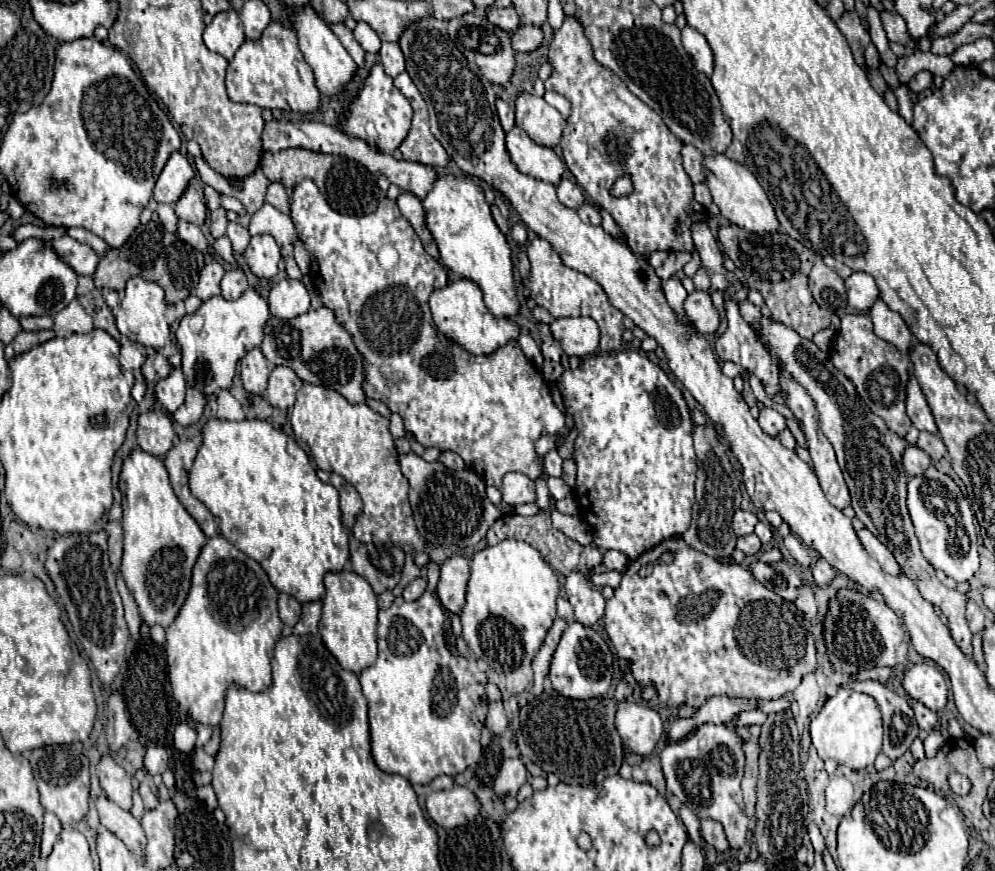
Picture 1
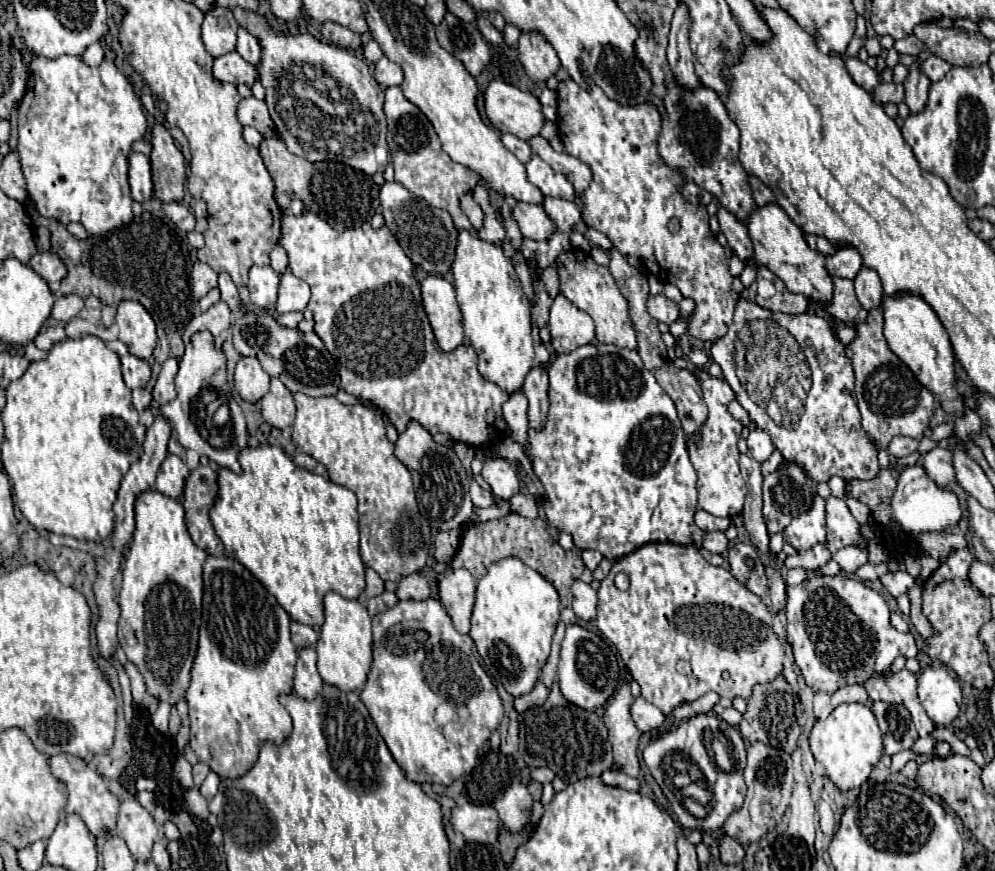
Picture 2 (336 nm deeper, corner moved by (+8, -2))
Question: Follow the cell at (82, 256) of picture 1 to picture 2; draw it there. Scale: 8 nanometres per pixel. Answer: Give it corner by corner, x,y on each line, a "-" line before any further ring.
35,253
33,259
29,261
29,265
37,275
41,275
51,285
61,283
61,279
67,275
65,265
61,263
61,259
55,253

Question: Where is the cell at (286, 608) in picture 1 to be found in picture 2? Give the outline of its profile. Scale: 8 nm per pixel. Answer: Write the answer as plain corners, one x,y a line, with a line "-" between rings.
297,621
291,623
291,641
297,649
303,649
303,647
315,647
317,643
317,631
313,627
307,627
307,625
301,625

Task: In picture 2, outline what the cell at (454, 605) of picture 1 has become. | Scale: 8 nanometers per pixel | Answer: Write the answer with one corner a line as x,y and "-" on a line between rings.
447,569
445,577
439,581
441,603
459,633
469,633
471,629
475,589
477,579
465,569

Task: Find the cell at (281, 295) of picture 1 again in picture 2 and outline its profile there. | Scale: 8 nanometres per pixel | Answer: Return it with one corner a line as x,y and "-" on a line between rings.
285,271
281,275
281,285
279,285
279,299
277,299
277,313
289,313
289,311
303,311
309,303
309,285
295,277
291,271

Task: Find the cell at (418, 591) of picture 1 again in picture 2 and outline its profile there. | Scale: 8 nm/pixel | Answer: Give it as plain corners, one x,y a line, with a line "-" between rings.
413,573
407,575
405,579
399,581
399,589
397,589
397,597
401,601
425,601
429,599
429,583
423,575

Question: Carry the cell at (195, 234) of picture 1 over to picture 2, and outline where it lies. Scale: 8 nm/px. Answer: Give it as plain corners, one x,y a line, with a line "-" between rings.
219,273
219,289
221,289
221,299
231,307
231,311
241,309
241,297
235,287
235,283
229,279
229,275

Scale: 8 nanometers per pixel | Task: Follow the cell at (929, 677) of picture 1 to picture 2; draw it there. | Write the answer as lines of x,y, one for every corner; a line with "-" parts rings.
925,667
919,673
919,699
939,727
949,727
959,715
961,687
945,667

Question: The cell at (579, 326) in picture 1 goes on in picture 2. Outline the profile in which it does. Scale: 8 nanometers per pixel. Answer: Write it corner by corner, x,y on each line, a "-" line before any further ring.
557,295
551,305
551,343
557,353
569,353
595,341
595,323
589,313
577,309
565,295

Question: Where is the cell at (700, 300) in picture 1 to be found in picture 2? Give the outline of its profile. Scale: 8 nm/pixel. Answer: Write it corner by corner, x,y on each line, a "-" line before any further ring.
649,295
647,309
653,319
667,323
667,325
671,325
673,321
679,319
679,305
669,301
665,295

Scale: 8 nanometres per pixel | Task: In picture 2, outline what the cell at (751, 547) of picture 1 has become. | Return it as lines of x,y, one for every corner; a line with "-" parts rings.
707,531
707,533
703,535
703,543
701,543
701,545
703,545
707,551
723,553
723,551
727,549
729,541
727,541
725,533
721,533
721,531

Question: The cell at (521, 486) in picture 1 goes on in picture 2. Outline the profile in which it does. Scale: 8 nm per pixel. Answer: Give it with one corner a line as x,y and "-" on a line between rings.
497,457
497,459
487,459
483,463
481,469
481,477
491,485
491,491
509,501
515,493
519,493
519,479
517,479
517,471
511,463
507,463
505,459

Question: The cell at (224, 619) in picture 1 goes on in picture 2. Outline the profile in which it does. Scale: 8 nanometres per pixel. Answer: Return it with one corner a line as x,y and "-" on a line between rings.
207,557
203,567
203,581
205,581
205,593
203,593
203,623
201,623
201,635
199,635
199,647
197,647
197,659
193,663
191,671
191,685
187,691
187,703
189,703
189,717
191,717
191,749
199,757
201,763
209,765
213,773
217,773
221,779
239,779
243,777
253,765
259,755
259,749
265,741
271,743
283,743
291,735
291,717
285,711
285,707
279,703
279,695
287,695
293,691
293,677
295,677
295,661
297,661
297,649
291,643
289,637
289,615
285,609
275,601
275,597
235,559
229,557

